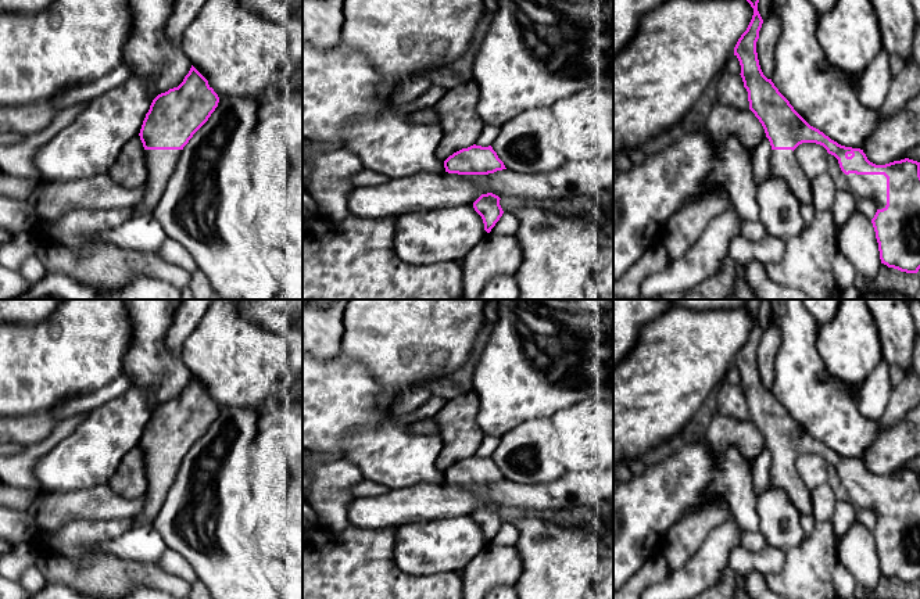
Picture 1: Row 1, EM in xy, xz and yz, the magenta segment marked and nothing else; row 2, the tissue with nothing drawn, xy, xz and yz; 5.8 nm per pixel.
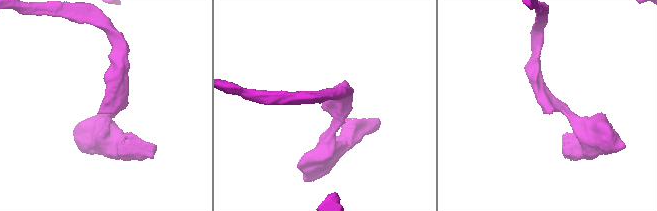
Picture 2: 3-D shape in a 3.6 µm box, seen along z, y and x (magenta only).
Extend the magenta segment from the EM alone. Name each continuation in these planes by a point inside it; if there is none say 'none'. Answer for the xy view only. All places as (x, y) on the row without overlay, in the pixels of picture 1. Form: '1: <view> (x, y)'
1: xy (161, 474)

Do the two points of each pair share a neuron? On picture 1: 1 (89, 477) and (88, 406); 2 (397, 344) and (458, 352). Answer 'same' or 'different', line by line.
1: different
2: same

